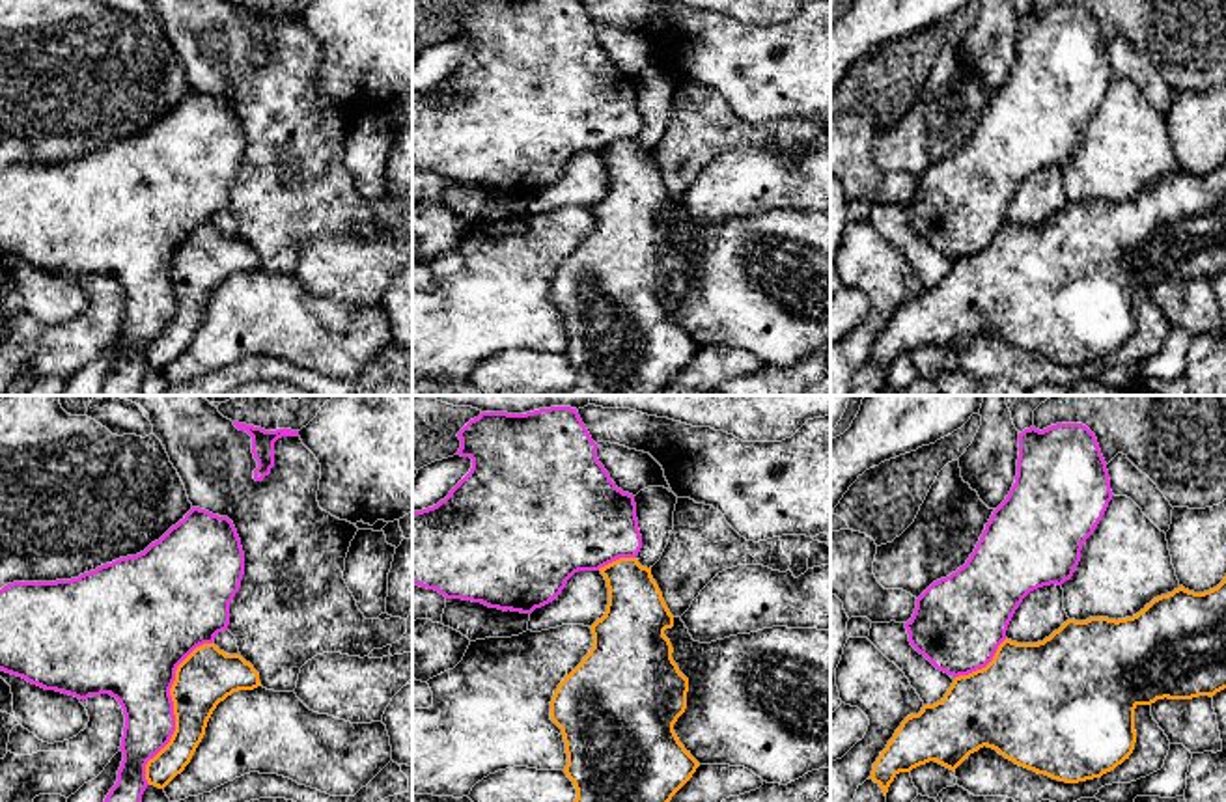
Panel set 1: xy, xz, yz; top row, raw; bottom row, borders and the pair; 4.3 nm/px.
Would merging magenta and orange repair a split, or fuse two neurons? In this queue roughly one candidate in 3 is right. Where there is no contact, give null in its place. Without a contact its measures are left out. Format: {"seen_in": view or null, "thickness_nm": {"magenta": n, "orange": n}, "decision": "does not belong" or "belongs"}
{"seen_in": "xy", "thickness_nm": {"magenta": 340, "orange": 240}, "decision": "does not belong"}

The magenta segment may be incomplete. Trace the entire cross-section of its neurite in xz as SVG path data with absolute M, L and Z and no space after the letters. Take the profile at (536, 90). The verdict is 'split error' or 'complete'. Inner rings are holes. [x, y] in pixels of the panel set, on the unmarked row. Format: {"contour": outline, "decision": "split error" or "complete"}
{"contour": "M474 0L459 15L461 30L455 37L470 39L470 54L437 88L412 93L412 164L420 170L435 172L446 181L481 185L489 190L532 196L552 185L567 162L578 153L599 153L620 142L636 140L642 131L634 78L623 75L610 62L597 41L597 26L592 22L580 0Z", "decision": "complete"}

